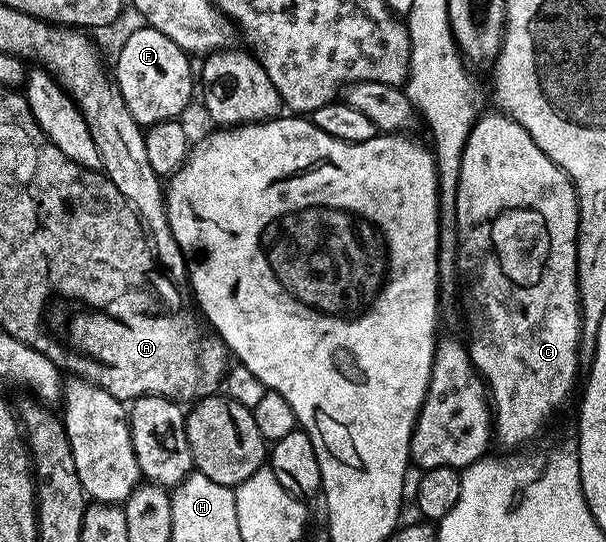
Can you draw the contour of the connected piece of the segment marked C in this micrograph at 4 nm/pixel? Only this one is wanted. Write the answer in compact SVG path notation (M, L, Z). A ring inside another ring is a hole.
M502 111L484 112L471 127L463 148L460 165L460 181L457 187L456 219L459 230L458 268L462 276L467 276L467 301L471 304L471 341L469 352L471 361L489 390L489 400L493 406L493 437L504 445L504 450L515 451L526 441L531 441L551 421L551 416L566 403L575 389L579 377L579 357L581 358L581 330L583 314L579 308L579 276L577 275L577 251L579 239L579 198L575 195L575 184L567 174L533 143L529 131L521 127Z

